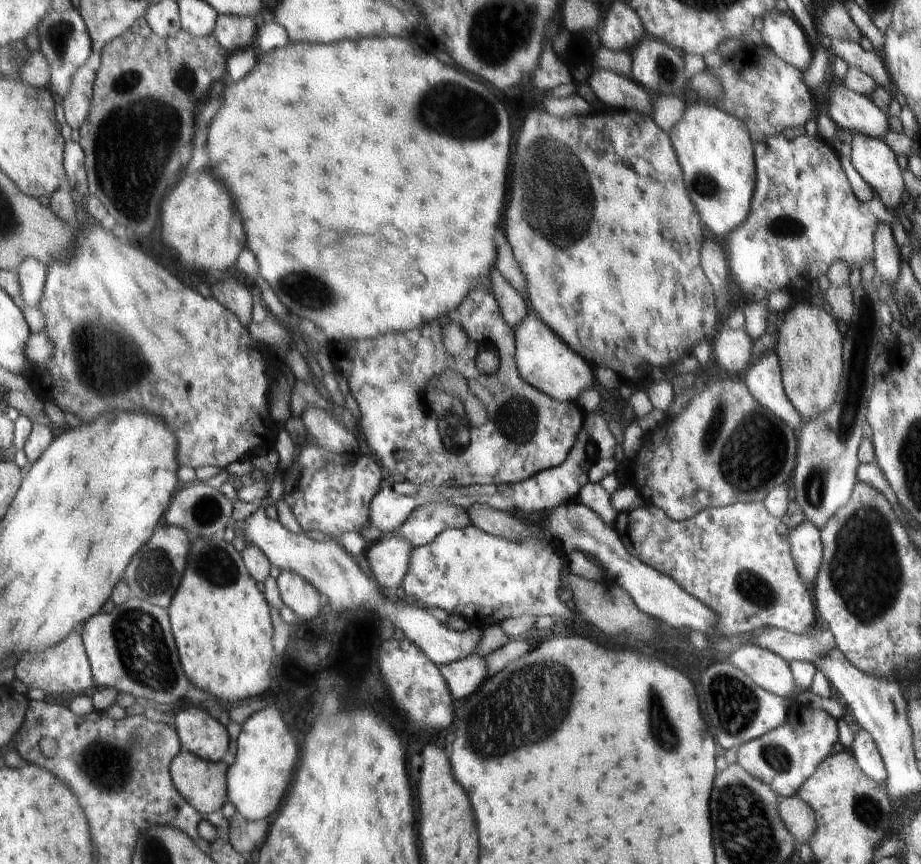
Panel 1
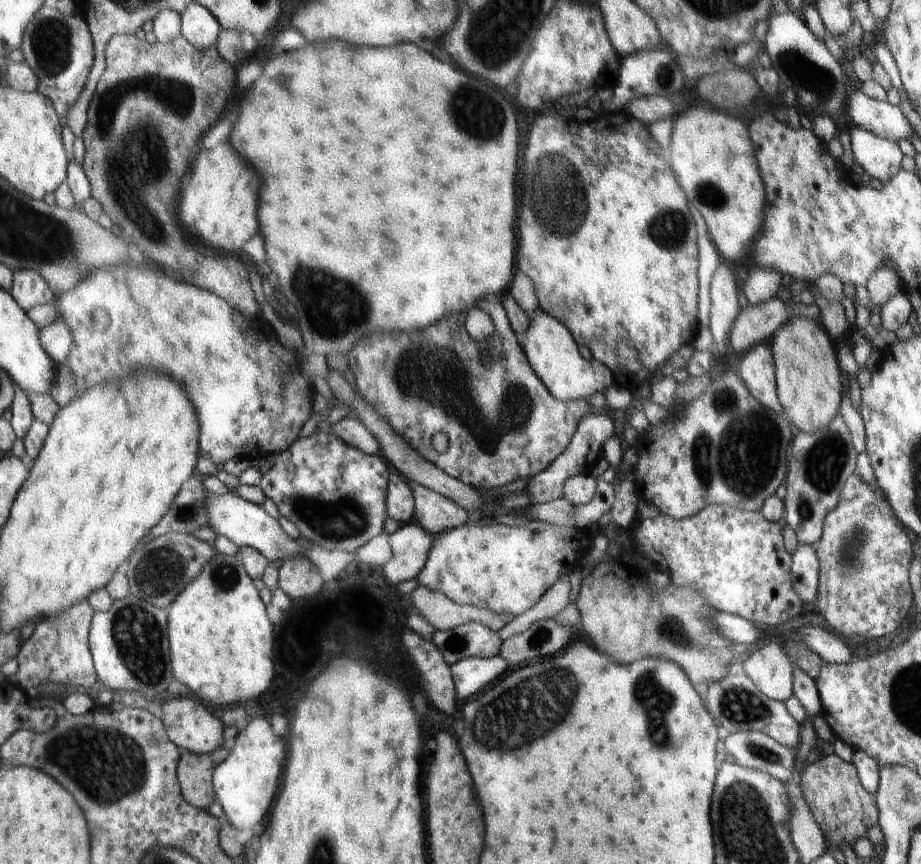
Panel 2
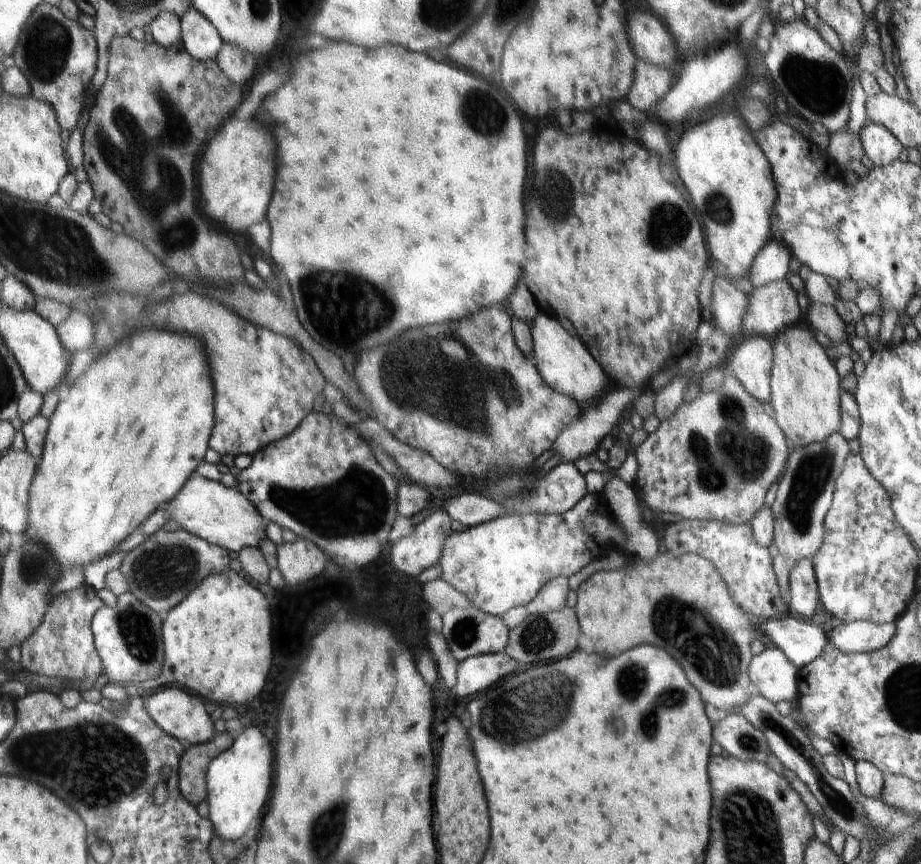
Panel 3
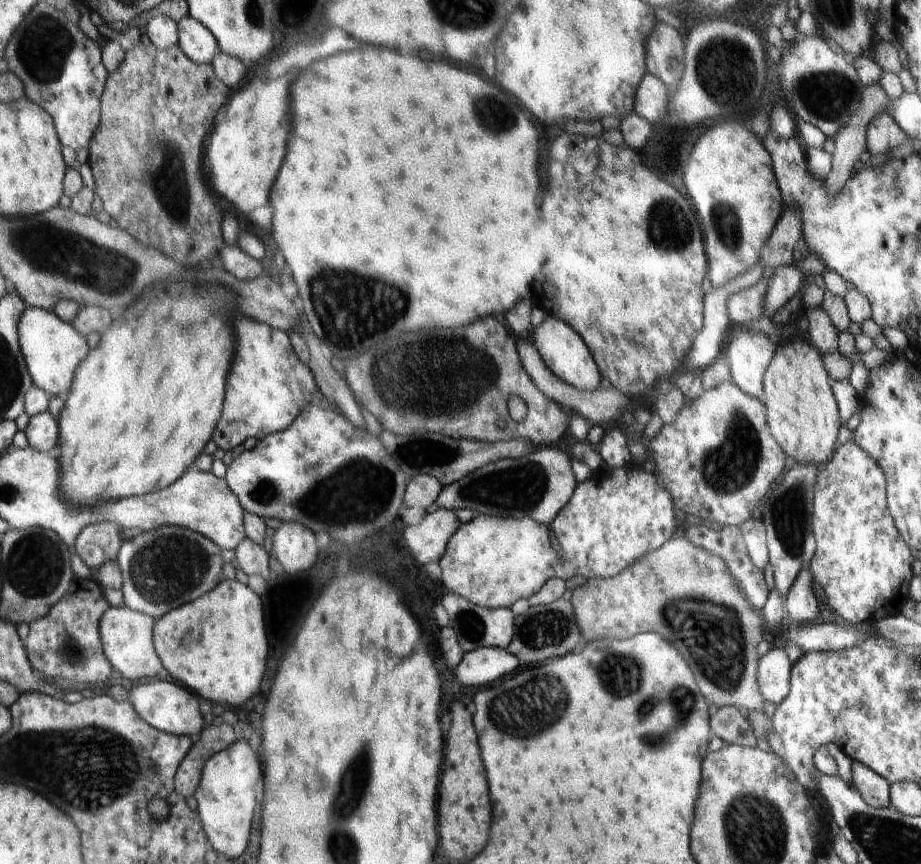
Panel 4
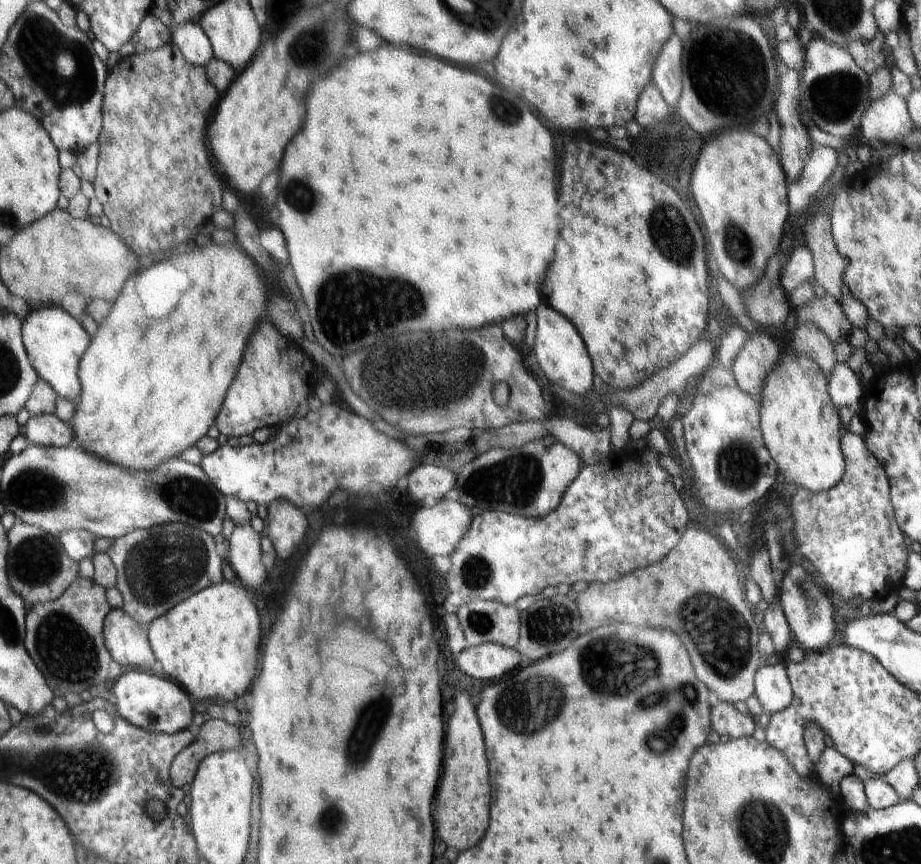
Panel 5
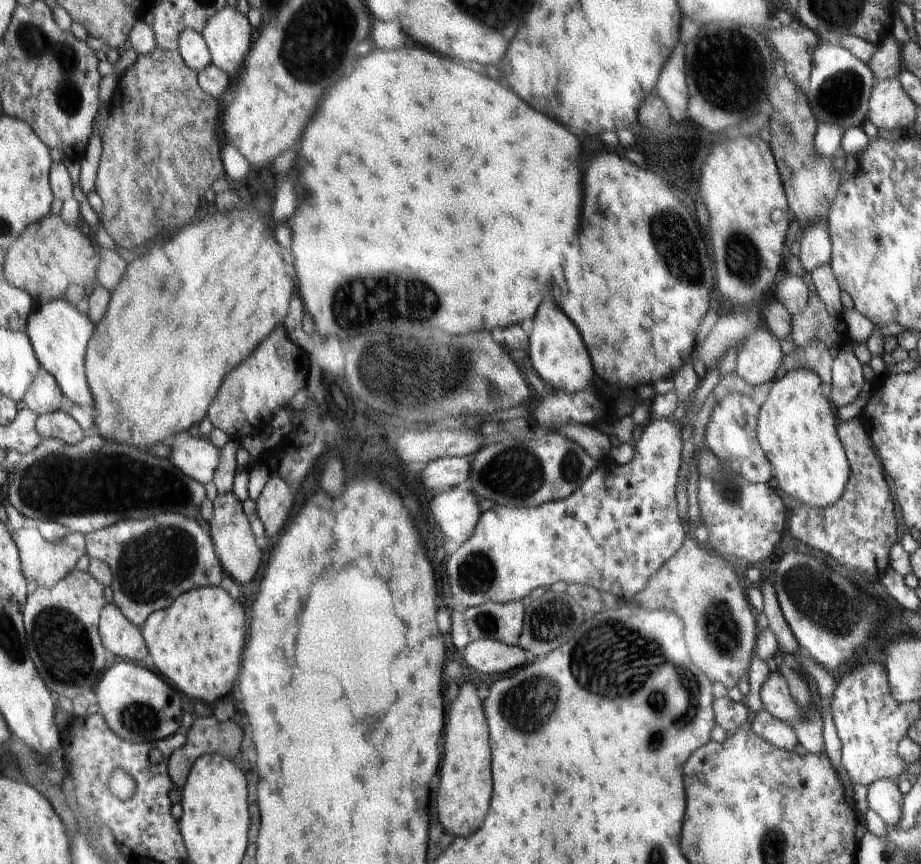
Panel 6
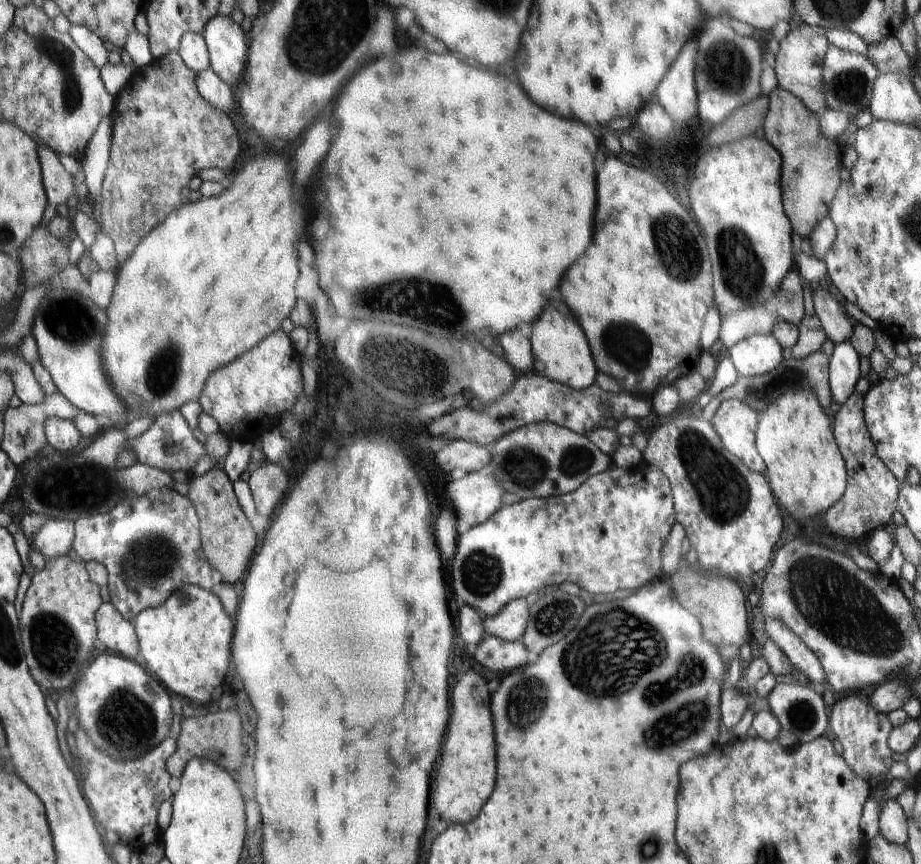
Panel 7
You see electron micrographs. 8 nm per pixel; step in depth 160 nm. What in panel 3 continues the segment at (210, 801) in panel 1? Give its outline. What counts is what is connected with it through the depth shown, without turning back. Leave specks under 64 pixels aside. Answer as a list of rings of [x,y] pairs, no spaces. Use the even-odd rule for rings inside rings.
[[[226,730],[202,745],[188,745],[180,761],[179,789],[195,807],[208,798],[207,775],[212,760],[232,746],[232,736]]]

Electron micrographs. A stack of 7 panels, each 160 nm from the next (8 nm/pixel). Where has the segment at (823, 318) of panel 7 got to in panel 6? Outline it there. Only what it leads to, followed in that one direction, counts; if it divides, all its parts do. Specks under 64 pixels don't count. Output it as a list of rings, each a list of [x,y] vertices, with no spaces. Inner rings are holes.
[[[829,264],[820,265],[811,272],[811,280],[816,286],[818,296],[825,304],[828,314],[832,316],[842,317],[843,306],[840,303],[841,288],[837,283],[836,277],[833,275]]]

